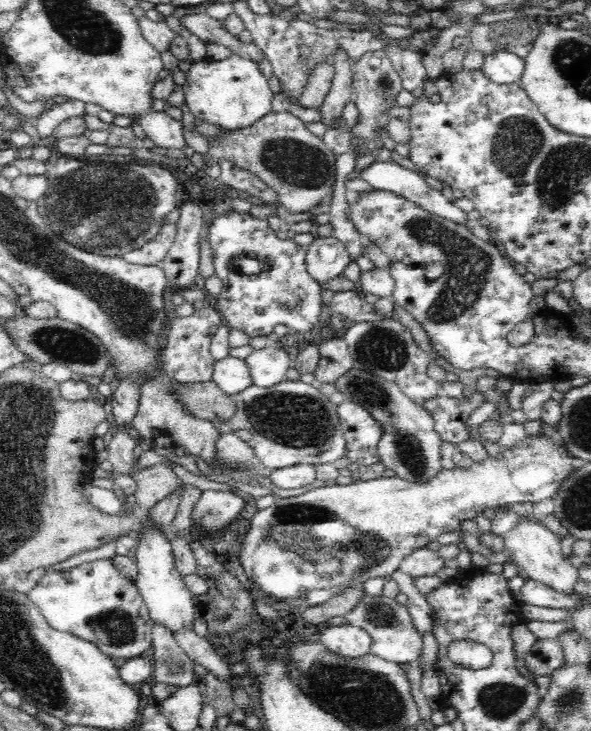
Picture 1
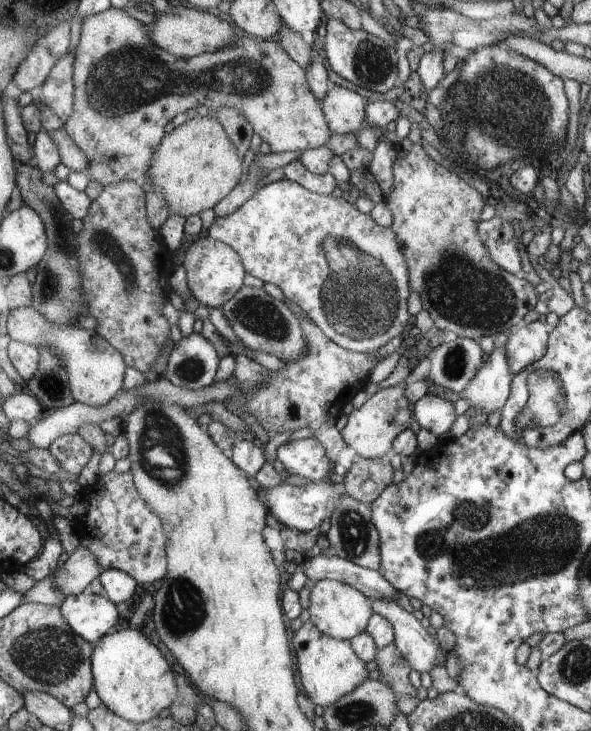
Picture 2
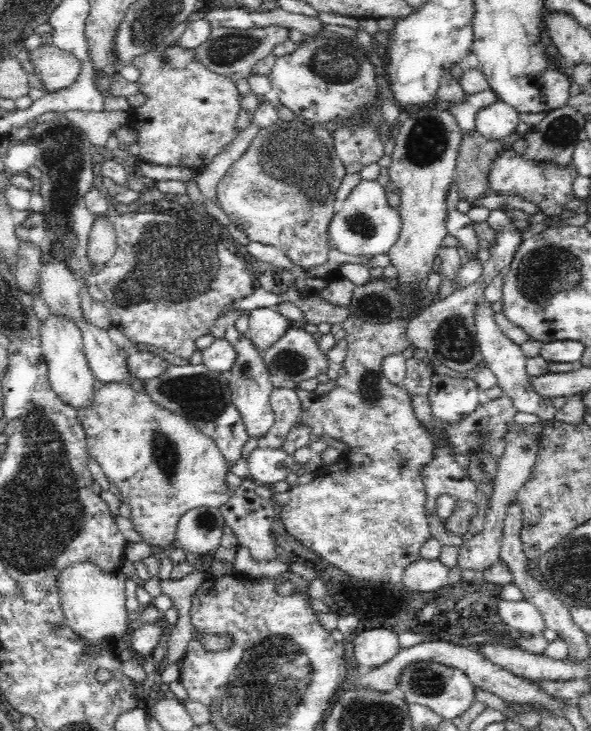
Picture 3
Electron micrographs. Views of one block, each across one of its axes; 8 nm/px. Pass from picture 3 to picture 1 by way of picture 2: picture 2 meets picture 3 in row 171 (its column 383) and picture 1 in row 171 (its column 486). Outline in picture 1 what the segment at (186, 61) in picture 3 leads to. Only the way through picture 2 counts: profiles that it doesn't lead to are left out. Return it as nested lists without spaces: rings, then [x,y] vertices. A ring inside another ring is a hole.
[[[286,111],[268,113],[256,120],[252,126],[240,128],[240,130],[228,130],[222,132],[222,146],[210,146],[210,156],[214,162],[222,159],[234,161],[240,168],[244,168],[258,176],[260,180],[268,184],[276,192],[279,205],[284,206],[290,213],[311,212],[322,199],[331,191],[338,178],[335,165],[335,154],[322,141],[322,137],[314,135],[305,127],[305,122]]]

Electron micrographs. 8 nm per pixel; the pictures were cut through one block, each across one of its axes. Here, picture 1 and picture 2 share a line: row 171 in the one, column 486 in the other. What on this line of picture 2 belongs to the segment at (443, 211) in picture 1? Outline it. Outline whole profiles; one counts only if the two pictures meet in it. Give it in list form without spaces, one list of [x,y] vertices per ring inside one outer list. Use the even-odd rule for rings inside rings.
[[[504,346],[496,348],[470,380],[468,388],[459,393],[460,398],[466,399],[470,408],[486,412],[486,416],[500,412],[508,400],[514,376],[506,360]]]

